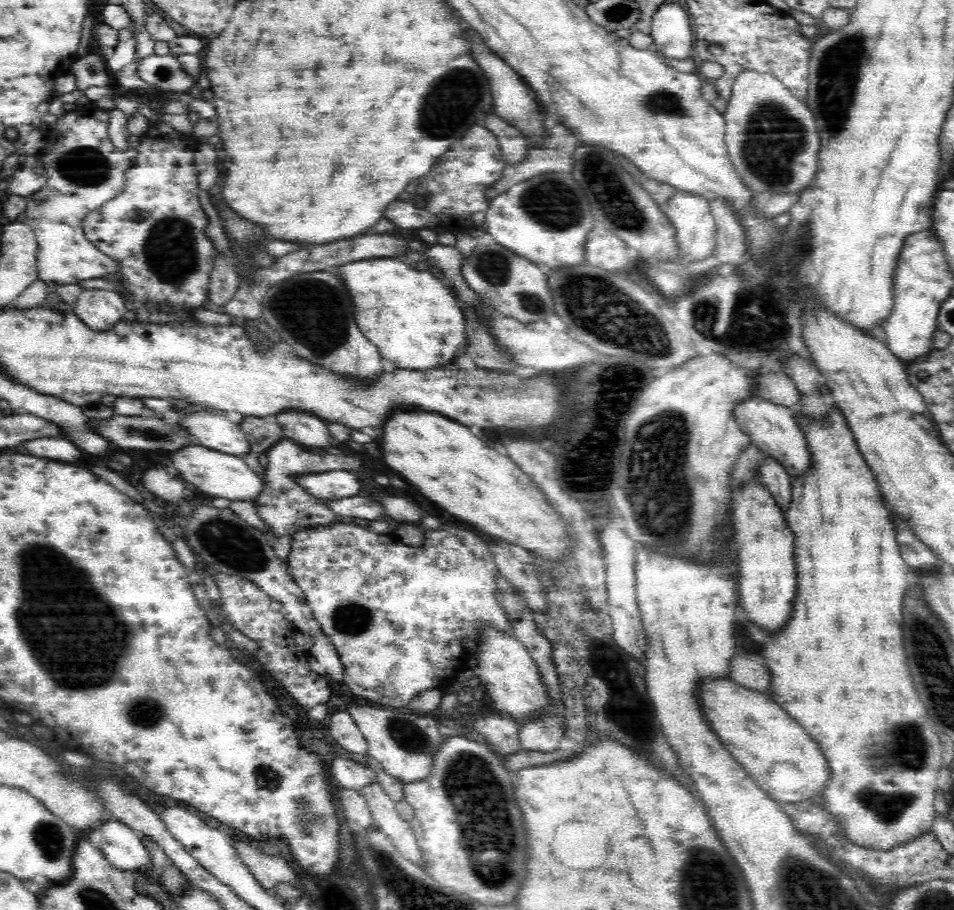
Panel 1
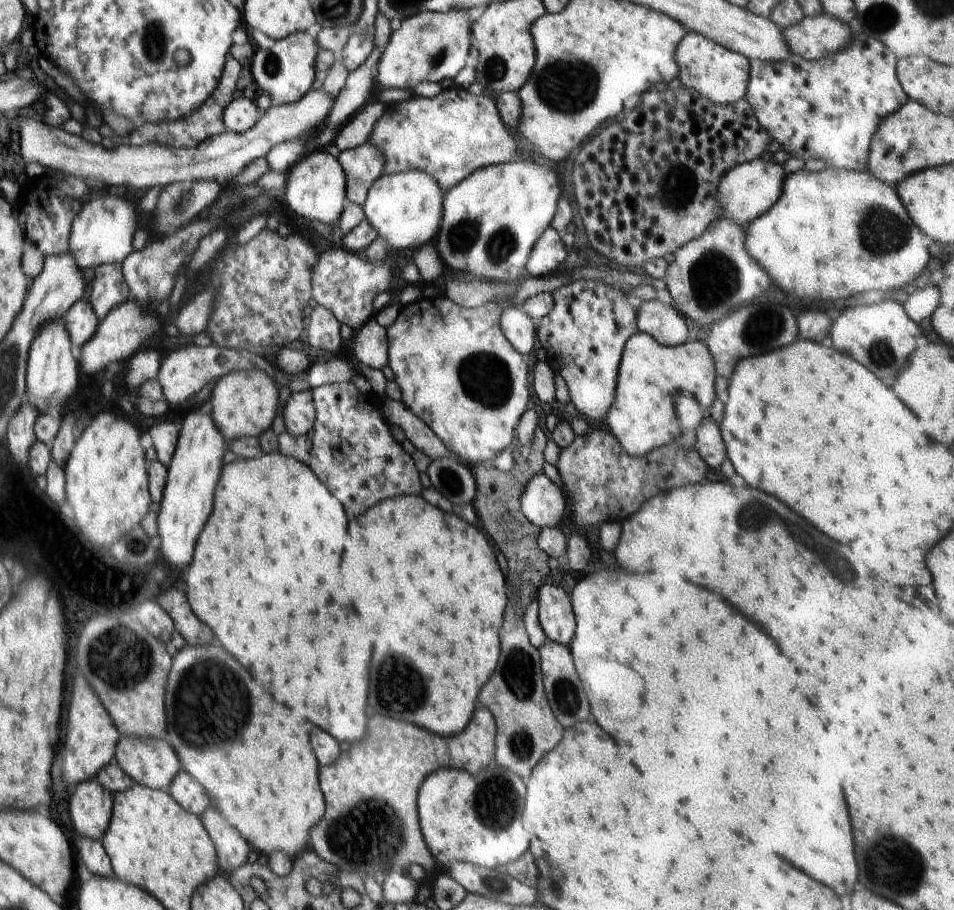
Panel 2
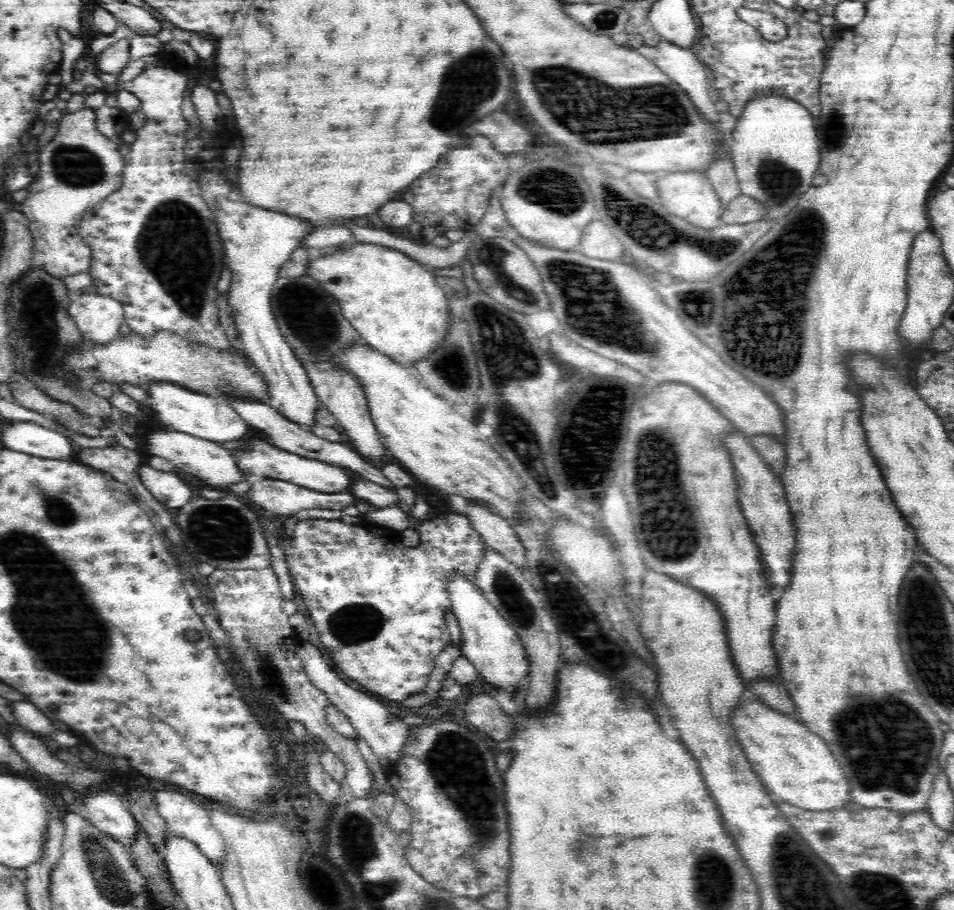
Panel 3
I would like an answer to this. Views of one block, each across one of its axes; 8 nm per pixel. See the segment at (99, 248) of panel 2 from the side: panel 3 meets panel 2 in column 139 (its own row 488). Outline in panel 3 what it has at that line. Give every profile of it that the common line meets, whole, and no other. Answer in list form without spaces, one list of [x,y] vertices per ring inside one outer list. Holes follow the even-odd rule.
[[[165,427],[160,430],[152,430],[152,434],[147,436],[147,446],[154,456],[162,456],[162,458],[174,462],[186,474],[196,476],[196,480],[202,480],[208,486],[214,486],[218,490],[227,490],[228,487],[238,484],[238,482],[244,482],[248,478],[246,473],[240,471],[232,451],[223,448],[220,443],[206,441],[205,438],[193,437],[186,432],[176,432],[175,429]]]

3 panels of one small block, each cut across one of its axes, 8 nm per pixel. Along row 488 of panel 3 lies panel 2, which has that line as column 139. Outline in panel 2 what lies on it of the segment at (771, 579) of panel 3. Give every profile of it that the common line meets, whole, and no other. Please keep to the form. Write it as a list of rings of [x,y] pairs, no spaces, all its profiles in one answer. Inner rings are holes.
[[[122,737],[117,746],[117,756],[114,760],[120,765],[133,781],[146,787],[169,793],[172,780],[181,770],[180,760],[176,756],[172,744],[160,738]]]

